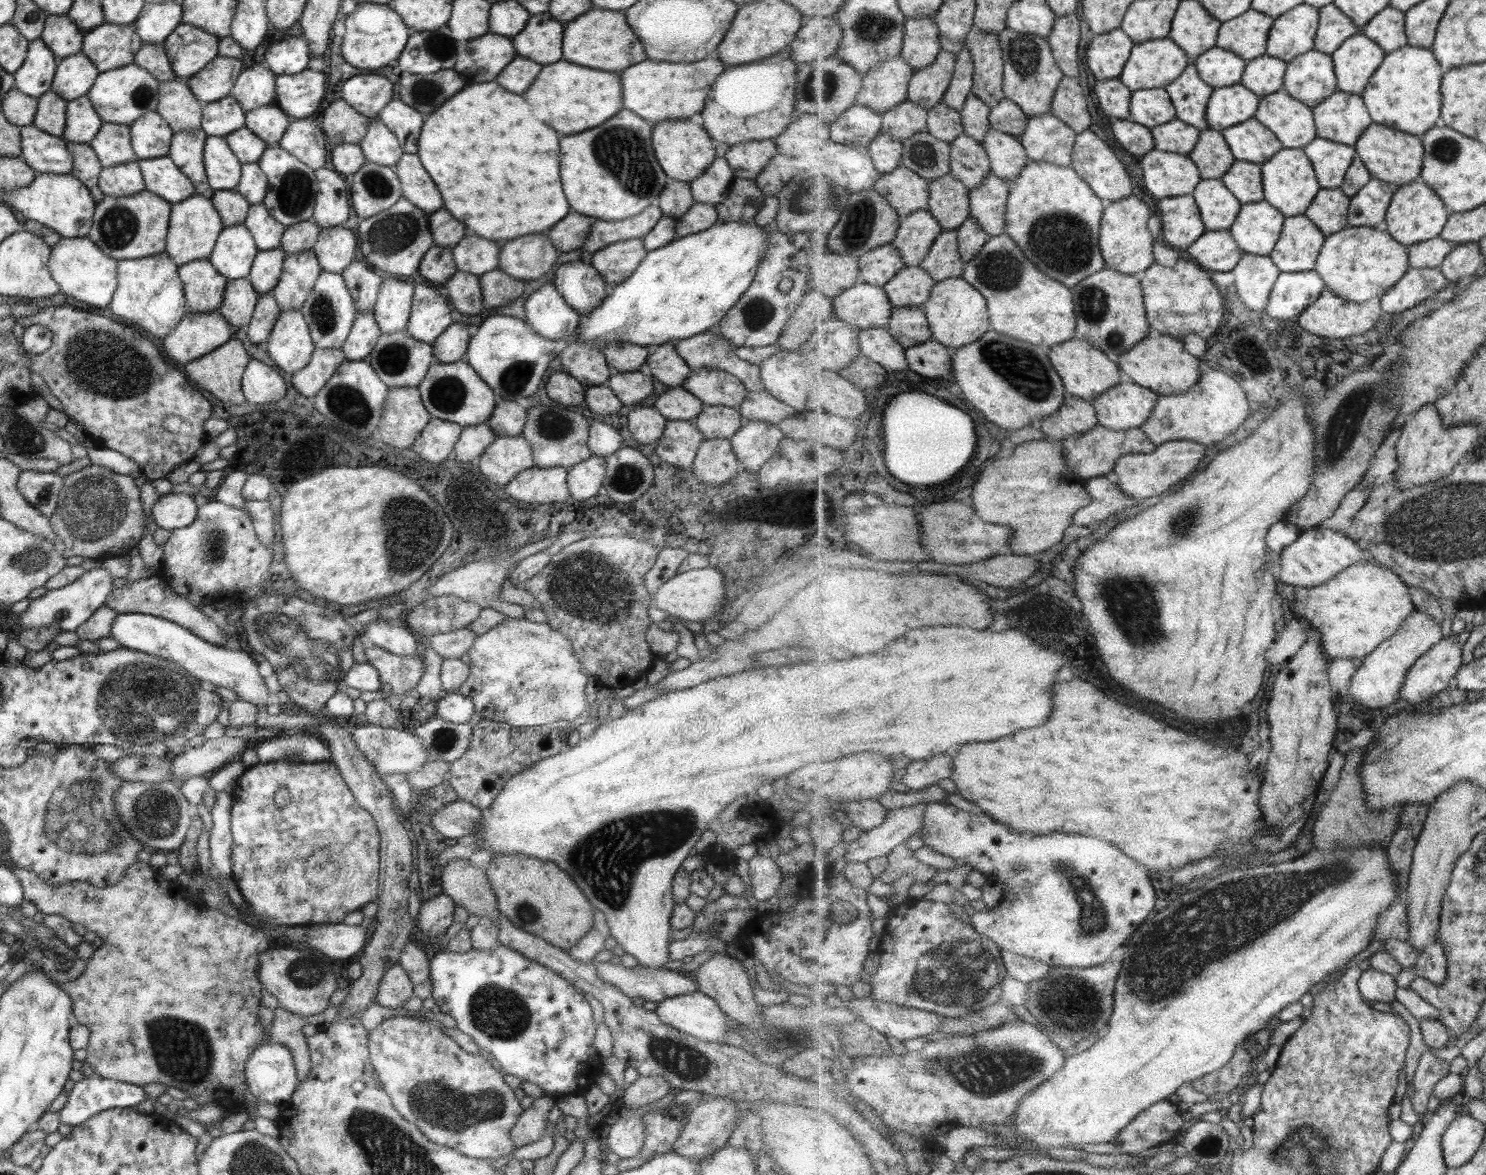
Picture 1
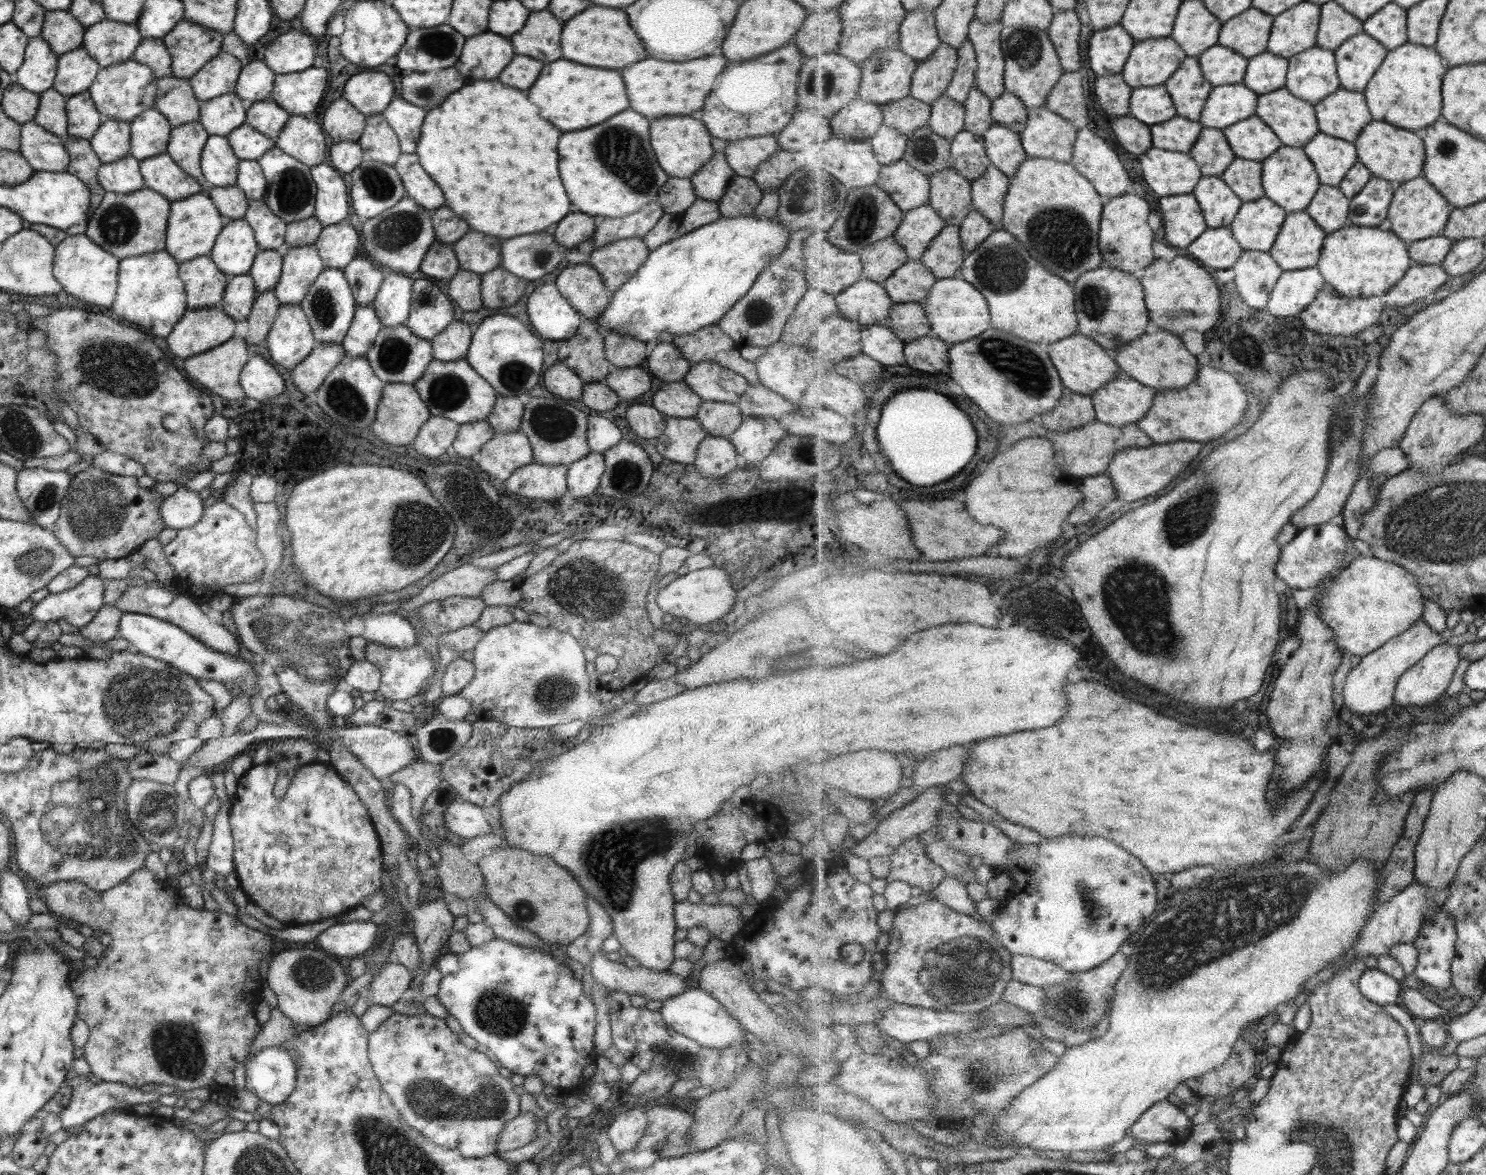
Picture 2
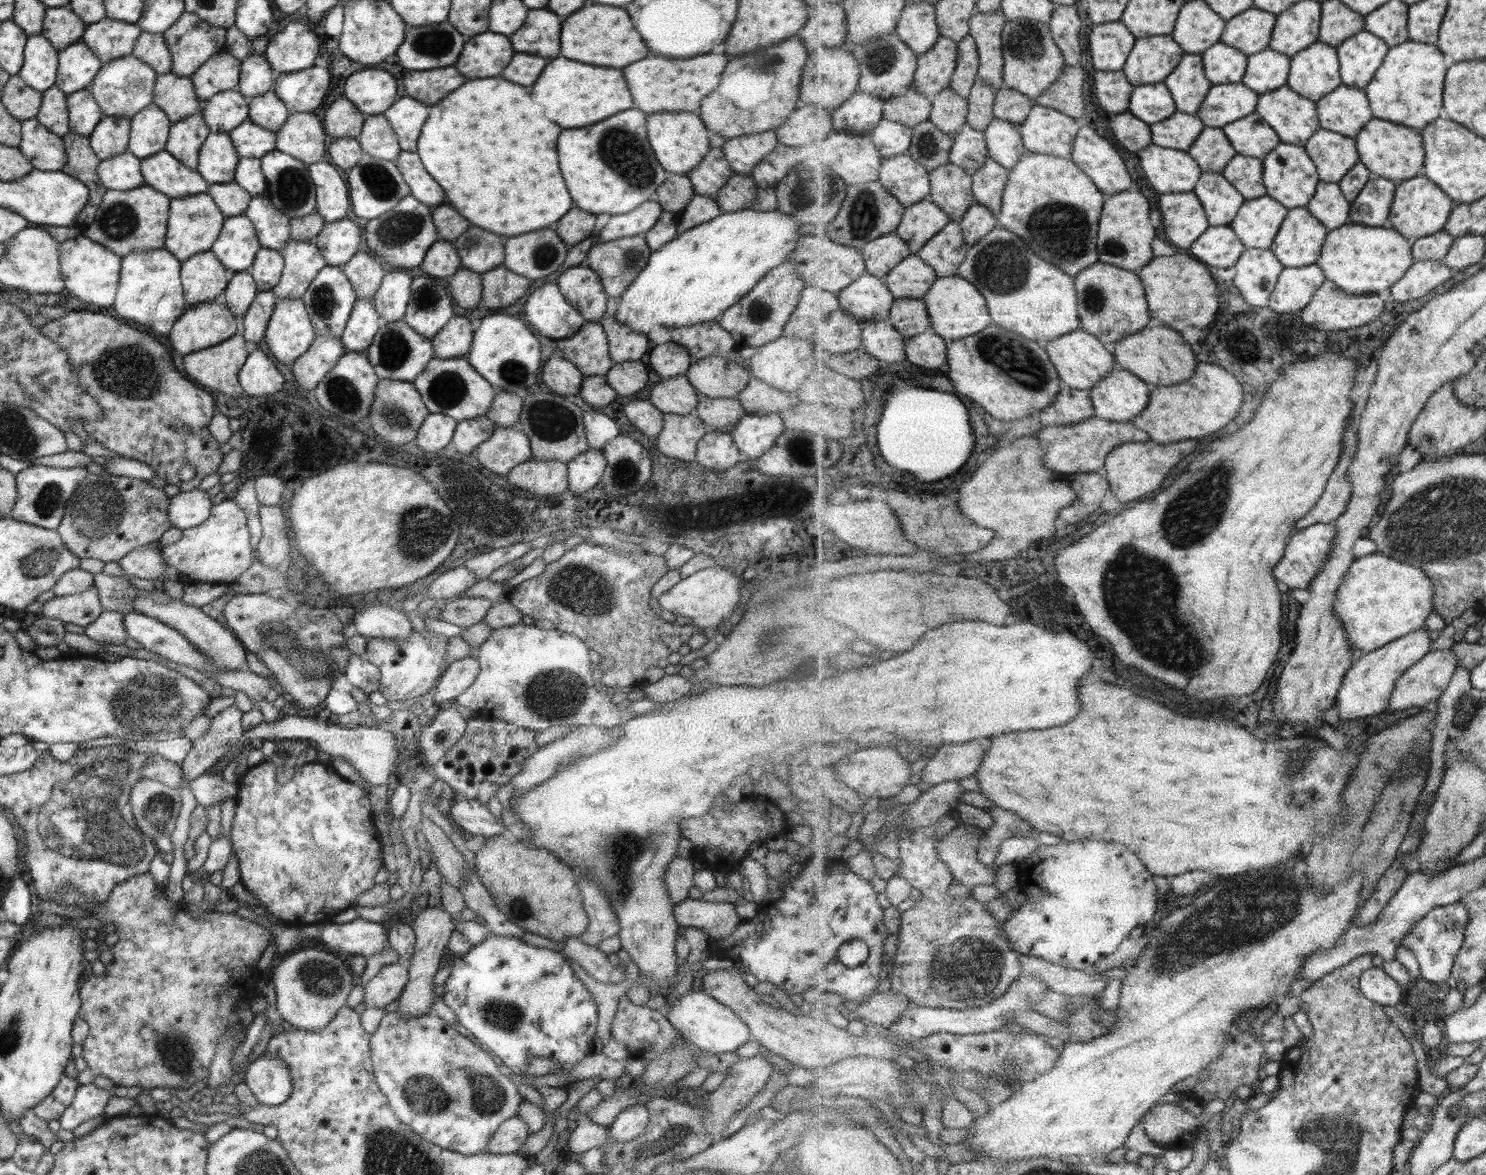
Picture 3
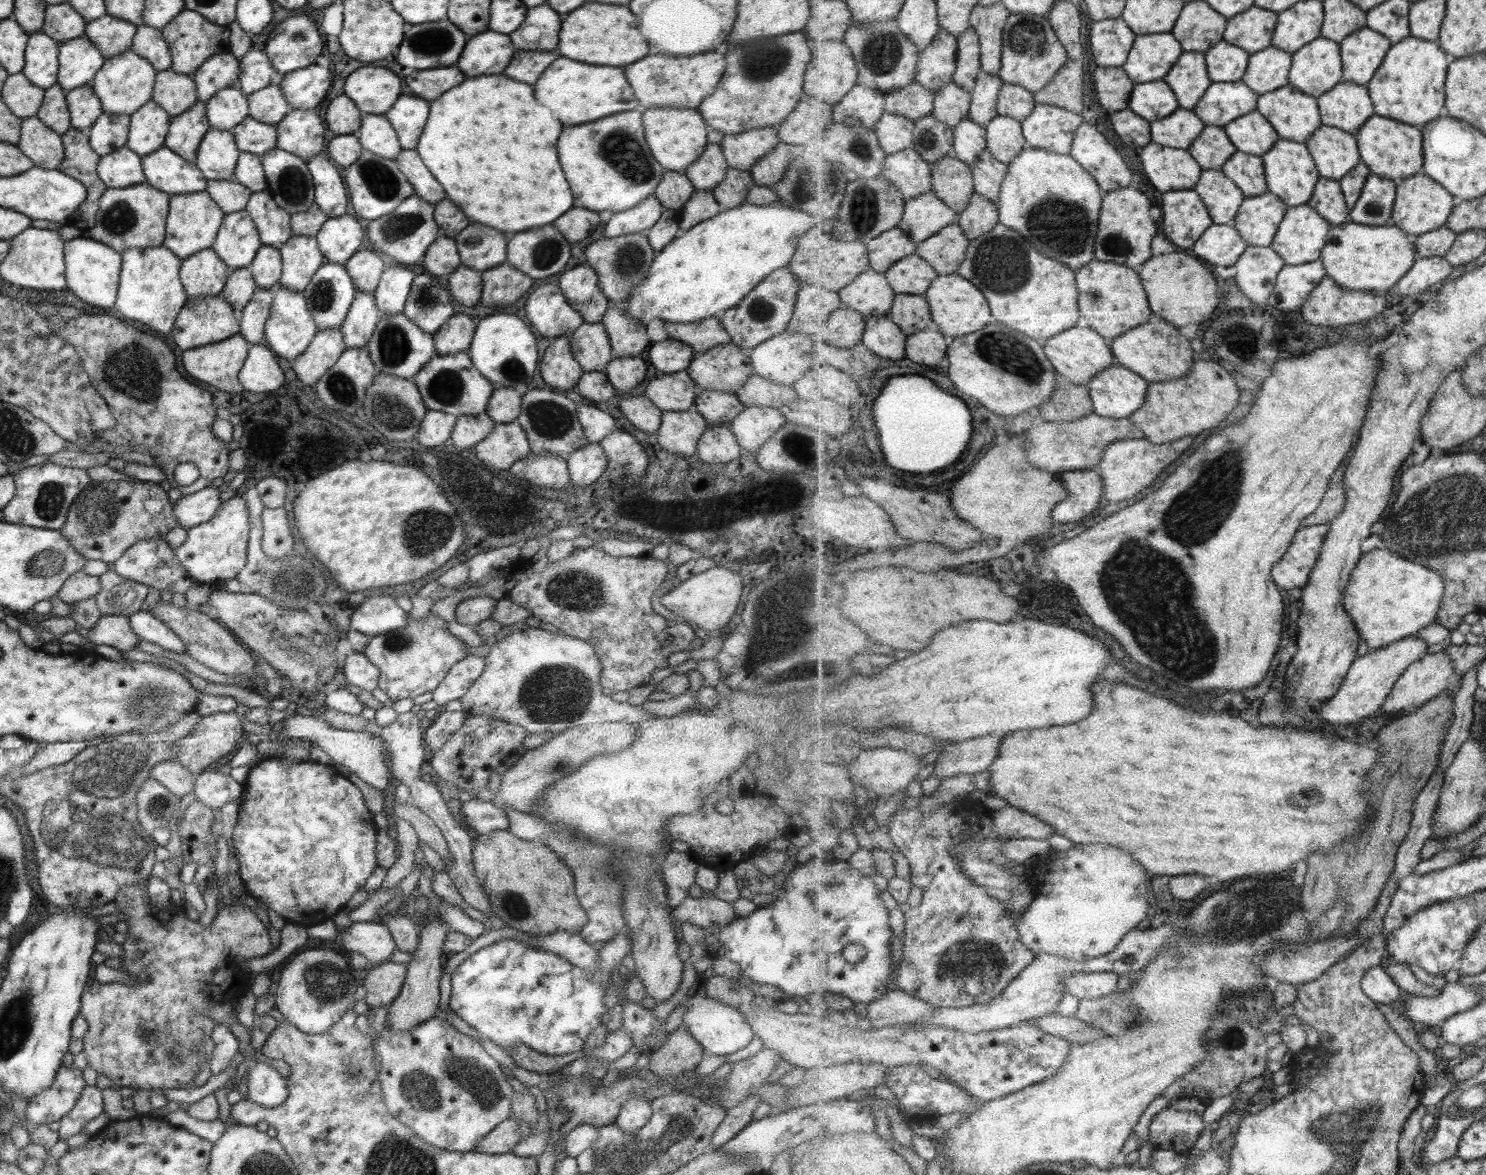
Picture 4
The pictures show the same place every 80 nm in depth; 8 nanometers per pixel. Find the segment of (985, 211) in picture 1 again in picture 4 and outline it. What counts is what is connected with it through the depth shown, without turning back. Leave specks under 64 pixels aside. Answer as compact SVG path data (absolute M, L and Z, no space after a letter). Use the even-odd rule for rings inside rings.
M988 148L974 166L976 192L1000 204L1002 184L1008 174L1008 164L1001 162Z

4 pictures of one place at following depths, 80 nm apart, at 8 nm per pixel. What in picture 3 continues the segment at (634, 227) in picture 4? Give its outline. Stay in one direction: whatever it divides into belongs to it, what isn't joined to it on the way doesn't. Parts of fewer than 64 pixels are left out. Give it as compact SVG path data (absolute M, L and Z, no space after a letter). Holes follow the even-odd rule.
M652 199L643 202L627 214L610 215L607 224L599 232L597 243L601 244L633 235L642 236L655 225L662 211L660 204Z

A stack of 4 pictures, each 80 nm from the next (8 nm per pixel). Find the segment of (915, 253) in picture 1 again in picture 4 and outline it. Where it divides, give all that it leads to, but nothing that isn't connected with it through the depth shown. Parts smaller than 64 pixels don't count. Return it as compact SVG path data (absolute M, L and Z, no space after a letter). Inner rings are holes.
M931 190L907 200L900 228L919 244L937 235L943 228L957 224L958 219L959 212L955 212Z

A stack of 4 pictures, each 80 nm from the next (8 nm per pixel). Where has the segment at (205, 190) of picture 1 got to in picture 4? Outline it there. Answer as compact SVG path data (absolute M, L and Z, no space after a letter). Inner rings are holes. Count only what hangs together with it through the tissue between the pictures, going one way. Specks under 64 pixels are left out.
M197 100L189 110L170 117L165 135L164 147L188 162L195 162L197 147L210 129L205 116L204 104L205 102Z

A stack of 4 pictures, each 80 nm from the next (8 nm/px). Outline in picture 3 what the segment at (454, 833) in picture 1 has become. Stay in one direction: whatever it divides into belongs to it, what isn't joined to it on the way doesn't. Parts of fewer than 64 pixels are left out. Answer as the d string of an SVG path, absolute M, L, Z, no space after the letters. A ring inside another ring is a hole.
M458 797L449 809L449 816L455 822L455 826L473 837L481 835L489 838L499 835L504 830L502 822L496 820L485 804L481 804L478 800Z

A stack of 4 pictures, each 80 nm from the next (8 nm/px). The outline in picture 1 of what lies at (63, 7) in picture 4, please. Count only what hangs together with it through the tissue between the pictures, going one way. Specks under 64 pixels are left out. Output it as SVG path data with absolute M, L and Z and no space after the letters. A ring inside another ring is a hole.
M47 15L38 38L60 60L80 52L83 35L66 15Z

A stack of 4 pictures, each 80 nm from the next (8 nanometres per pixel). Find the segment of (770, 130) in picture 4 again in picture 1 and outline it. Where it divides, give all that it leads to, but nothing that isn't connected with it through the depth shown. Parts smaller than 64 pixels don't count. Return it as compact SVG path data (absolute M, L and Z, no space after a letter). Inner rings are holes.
M772 139L749 140L729 147L724 159L734 177L754 180L776 153Z

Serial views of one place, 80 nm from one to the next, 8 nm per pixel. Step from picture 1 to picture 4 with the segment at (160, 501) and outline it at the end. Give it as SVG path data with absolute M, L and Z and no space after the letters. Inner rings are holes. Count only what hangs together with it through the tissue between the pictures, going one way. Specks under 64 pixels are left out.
M205 487L202 490L180 497L172 504L173 517L180 528L189 528L211 520L221 506L217 488Z

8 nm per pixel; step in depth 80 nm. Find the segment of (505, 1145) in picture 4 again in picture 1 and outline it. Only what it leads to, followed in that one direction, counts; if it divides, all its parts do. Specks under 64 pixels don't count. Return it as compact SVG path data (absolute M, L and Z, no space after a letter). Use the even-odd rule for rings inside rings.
M546 1096L533 1099L531 1105L522 1110L517 1117L514 1128L510 1130L512 1143L518 1148L525 1144L533 1144L543 1136L548 1112L556 1106L557 1098Z

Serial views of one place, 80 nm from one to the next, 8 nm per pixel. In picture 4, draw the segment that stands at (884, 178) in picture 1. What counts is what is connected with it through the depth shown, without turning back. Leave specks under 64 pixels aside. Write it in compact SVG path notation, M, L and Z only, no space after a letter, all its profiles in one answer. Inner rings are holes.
M912 146L888 155L882 175L904 193L906 200L932 190L932 165Z

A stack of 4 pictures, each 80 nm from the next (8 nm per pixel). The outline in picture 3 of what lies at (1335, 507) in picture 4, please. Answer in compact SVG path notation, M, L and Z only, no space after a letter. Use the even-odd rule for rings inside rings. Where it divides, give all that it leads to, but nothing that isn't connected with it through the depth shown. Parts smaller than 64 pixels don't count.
M1352 417L1348 418L1348 426L1345 432L1345 450L1340 457L1337 470L1329 477L1325 492L1321 495L1317 506L1298 520L1296 530L1312 527L1314 524L1336 521L1347 511L1353 492L1348 473L1359 448L1358 430L1353 426Z

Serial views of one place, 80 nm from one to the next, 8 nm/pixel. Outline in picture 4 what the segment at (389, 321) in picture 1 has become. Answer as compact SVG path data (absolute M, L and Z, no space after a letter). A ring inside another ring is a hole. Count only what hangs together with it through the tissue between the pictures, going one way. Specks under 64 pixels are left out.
M387 262L372 293L380 314L393 316L403 312L414 276L415 274L406 269L406 266Z

